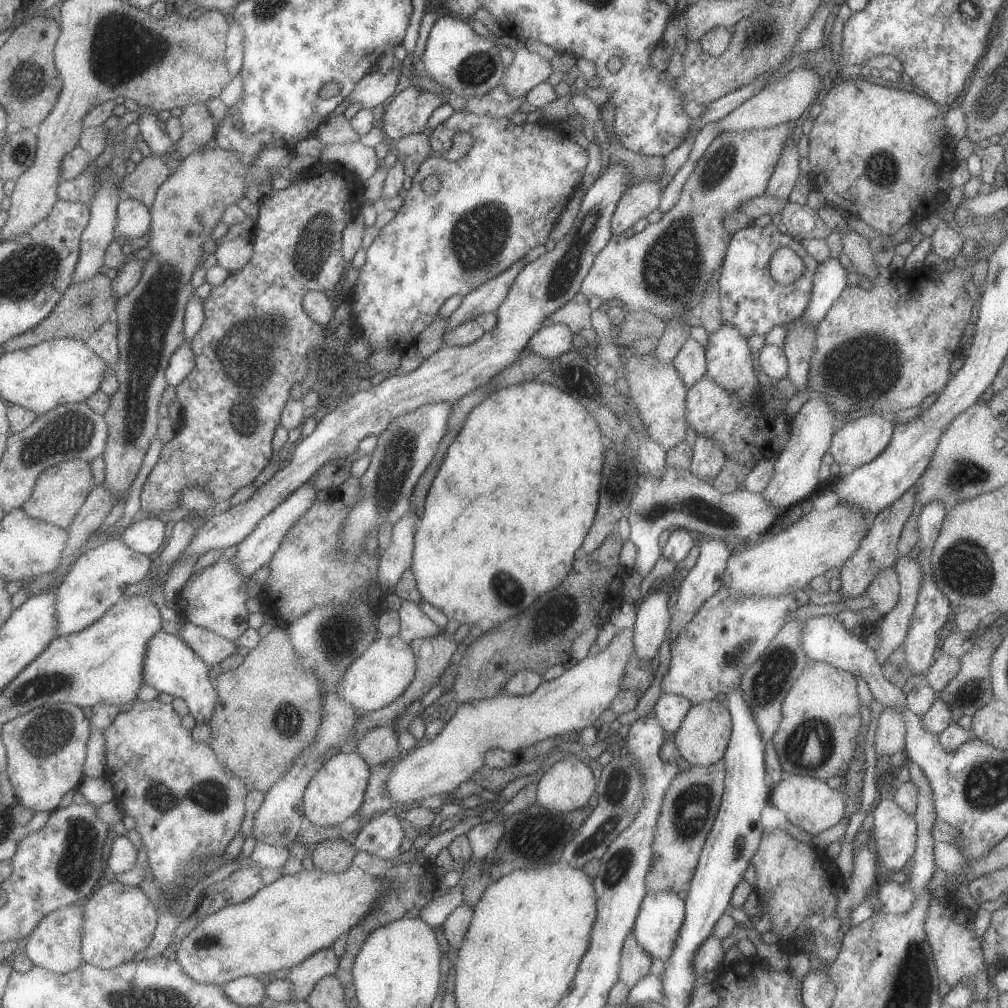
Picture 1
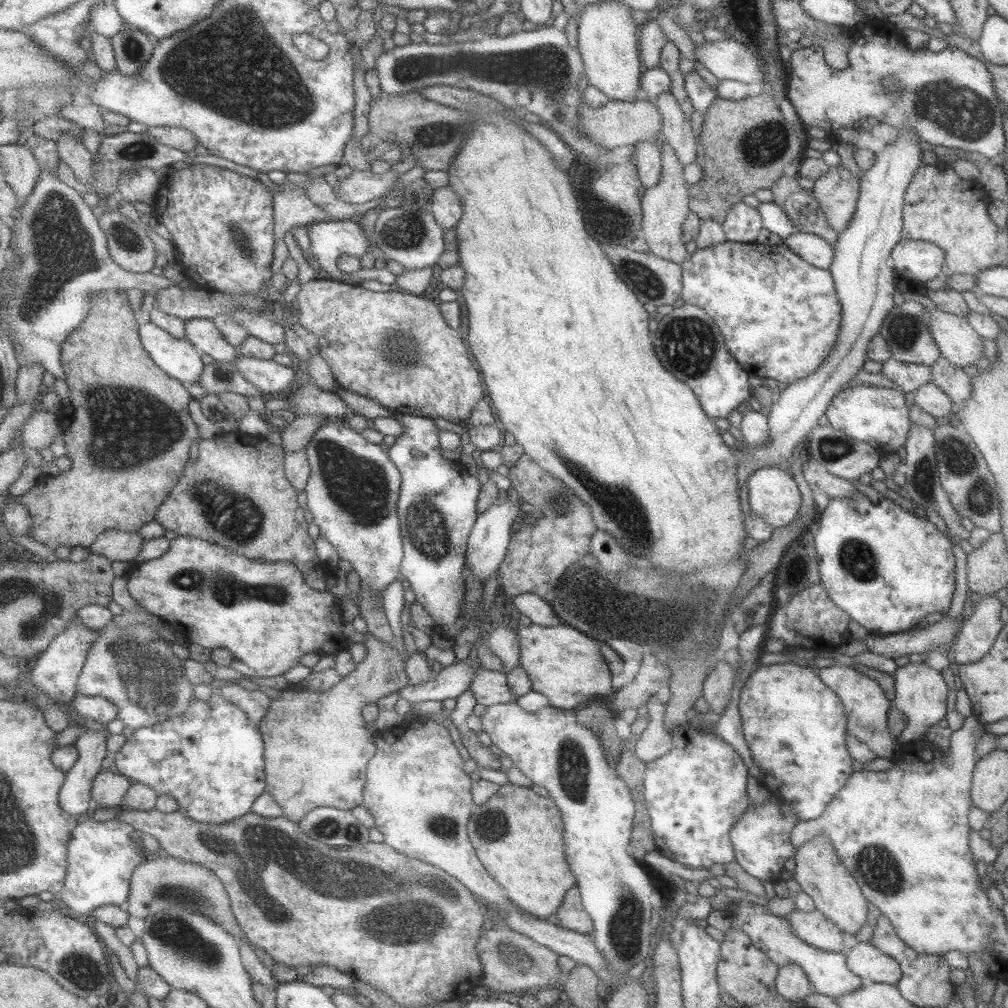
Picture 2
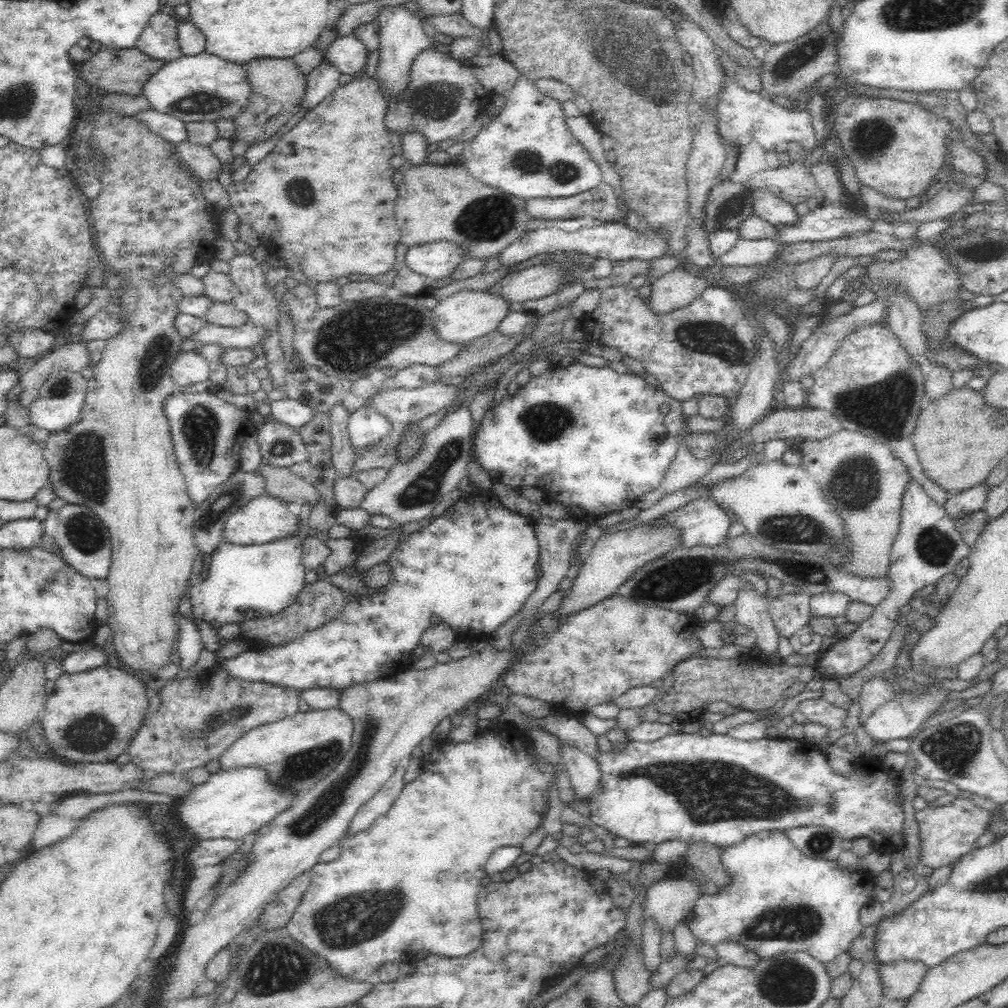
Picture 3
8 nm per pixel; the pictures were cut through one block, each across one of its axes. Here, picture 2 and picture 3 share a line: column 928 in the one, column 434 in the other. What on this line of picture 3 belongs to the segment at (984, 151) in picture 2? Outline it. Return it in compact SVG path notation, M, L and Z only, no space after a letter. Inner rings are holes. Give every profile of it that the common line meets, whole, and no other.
M428 48L416 55L409 70L409 83L396 101L387 99L385 125L388 132L402 134L408 128L419 128L429 144L454 139L464 133L479 112L481 89L471 68L462 60Z

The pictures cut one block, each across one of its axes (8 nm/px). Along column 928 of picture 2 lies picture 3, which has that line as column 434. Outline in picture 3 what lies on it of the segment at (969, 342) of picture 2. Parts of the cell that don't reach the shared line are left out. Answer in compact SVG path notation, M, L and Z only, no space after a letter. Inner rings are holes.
M488 290L481 292L461 291L459 294L454 294L439 301L433 309L435 314L433 325L438 336L444 342L469 343L471 340L496 330L498 323L510 312L508 308L511 303L505 298L488 293Z

